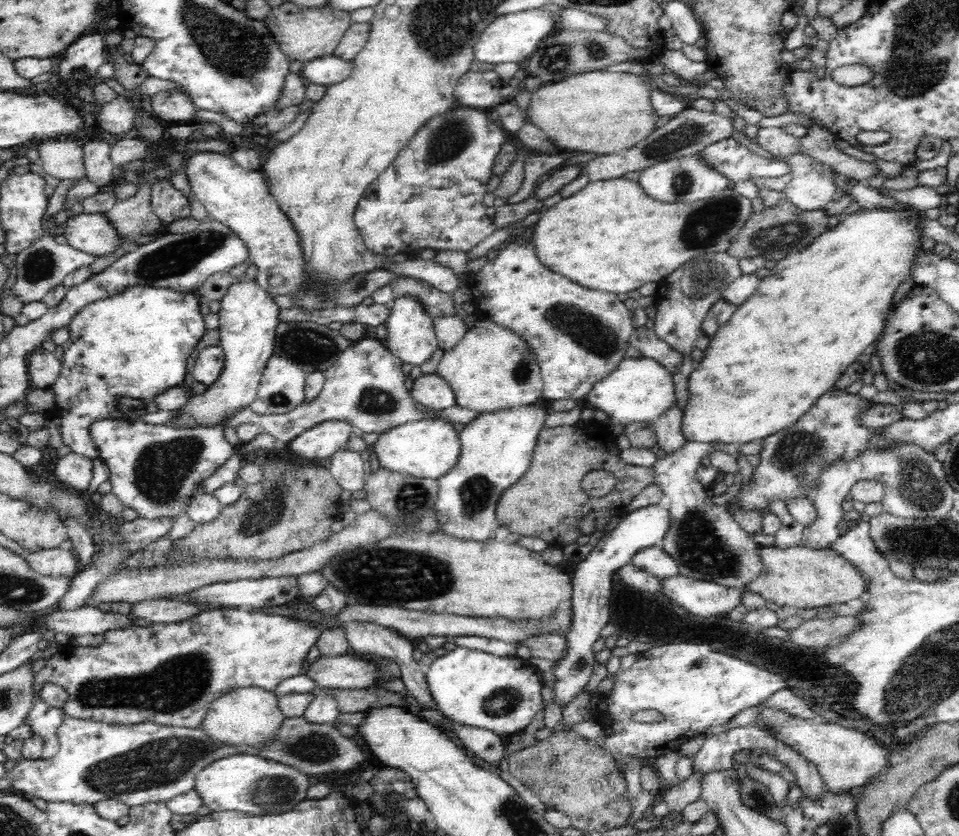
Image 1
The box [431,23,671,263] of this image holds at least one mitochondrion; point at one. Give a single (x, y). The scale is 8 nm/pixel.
(558, 58)

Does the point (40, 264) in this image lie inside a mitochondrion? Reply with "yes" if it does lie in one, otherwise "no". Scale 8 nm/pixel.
yes

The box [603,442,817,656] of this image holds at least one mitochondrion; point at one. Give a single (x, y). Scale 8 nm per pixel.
(697, 542)

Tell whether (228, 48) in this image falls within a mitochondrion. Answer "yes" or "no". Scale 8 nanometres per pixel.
yes

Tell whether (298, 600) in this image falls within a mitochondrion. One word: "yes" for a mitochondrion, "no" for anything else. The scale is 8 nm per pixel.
no

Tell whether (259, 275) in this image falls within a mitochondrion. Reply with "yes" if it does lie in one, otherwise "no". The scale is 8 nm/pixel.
no

